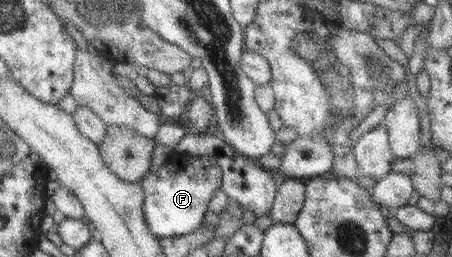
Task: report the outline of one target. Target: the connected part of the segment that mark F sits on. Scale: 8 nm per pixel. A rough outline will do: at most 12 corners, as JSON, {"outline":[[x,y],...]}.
{"outline":[[212,155],[142,179],[146,223],[178,237],[205,223],[223,184]]}

